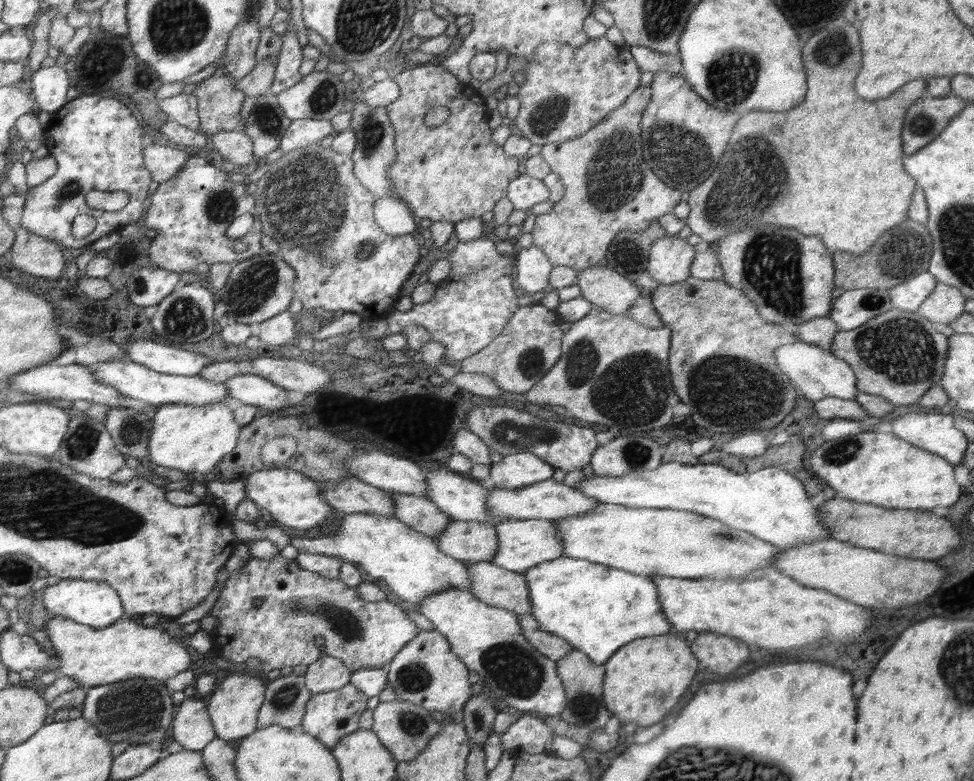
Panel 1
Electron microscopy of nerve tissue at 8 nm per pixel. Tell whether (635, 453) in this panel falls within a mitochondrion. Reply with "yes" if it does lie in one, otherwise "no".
yes

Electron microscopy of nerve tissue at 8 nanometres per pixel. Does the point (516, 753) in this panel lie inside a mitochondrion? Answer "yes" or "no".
no

